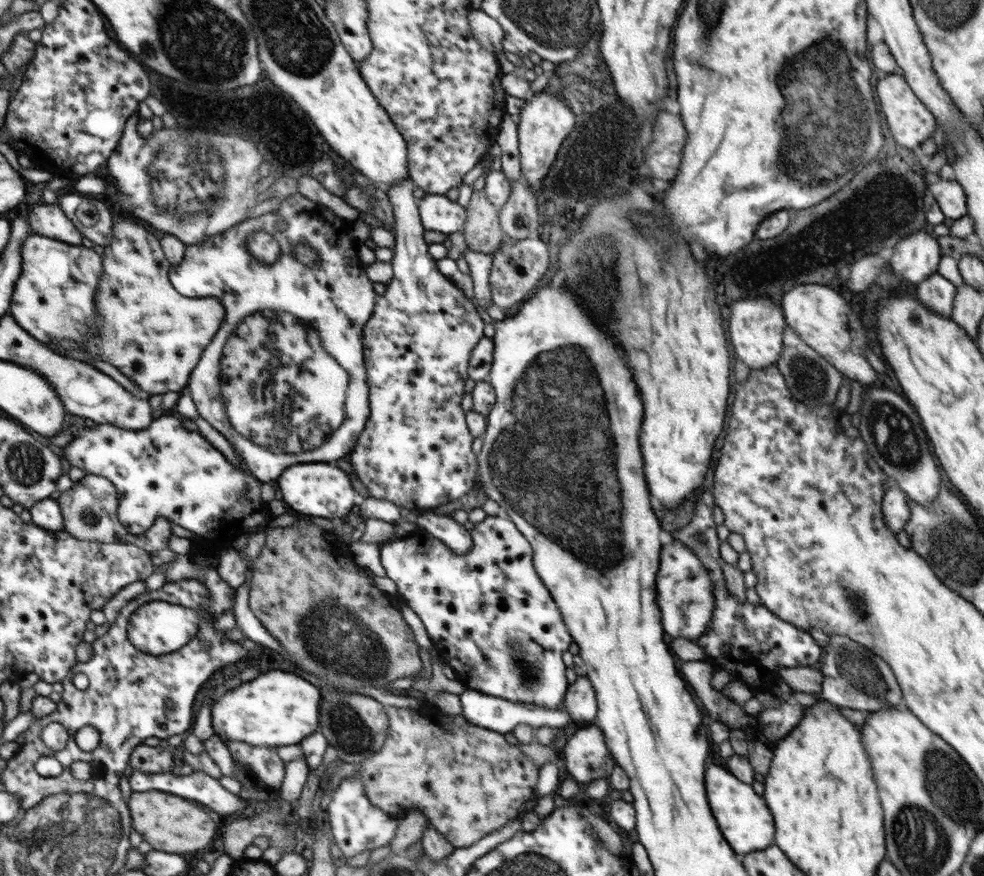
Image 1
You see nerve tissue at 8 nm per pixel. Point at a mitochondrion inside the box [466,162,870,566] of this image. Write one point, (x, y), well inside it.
(597, 250)

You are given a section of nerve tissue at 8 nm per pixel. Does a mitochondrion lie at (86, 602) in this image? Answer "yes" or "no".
no

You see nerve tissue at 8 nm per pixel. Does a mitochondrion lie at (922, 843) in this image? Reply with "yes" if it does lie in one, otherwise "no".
yes

